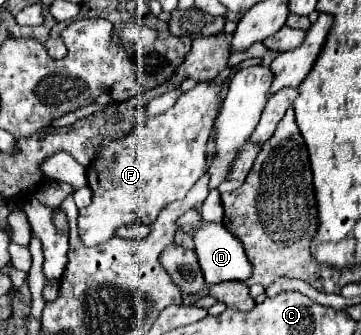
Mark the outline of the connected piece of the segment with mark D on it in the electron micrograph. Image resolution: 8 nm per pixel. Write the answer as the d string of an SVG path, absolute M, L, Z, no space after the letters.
M202 219L198 225L192 225L192 231L198 263L208 285L232 279L246 281L250 277L252 267L240 241L222 223Z

